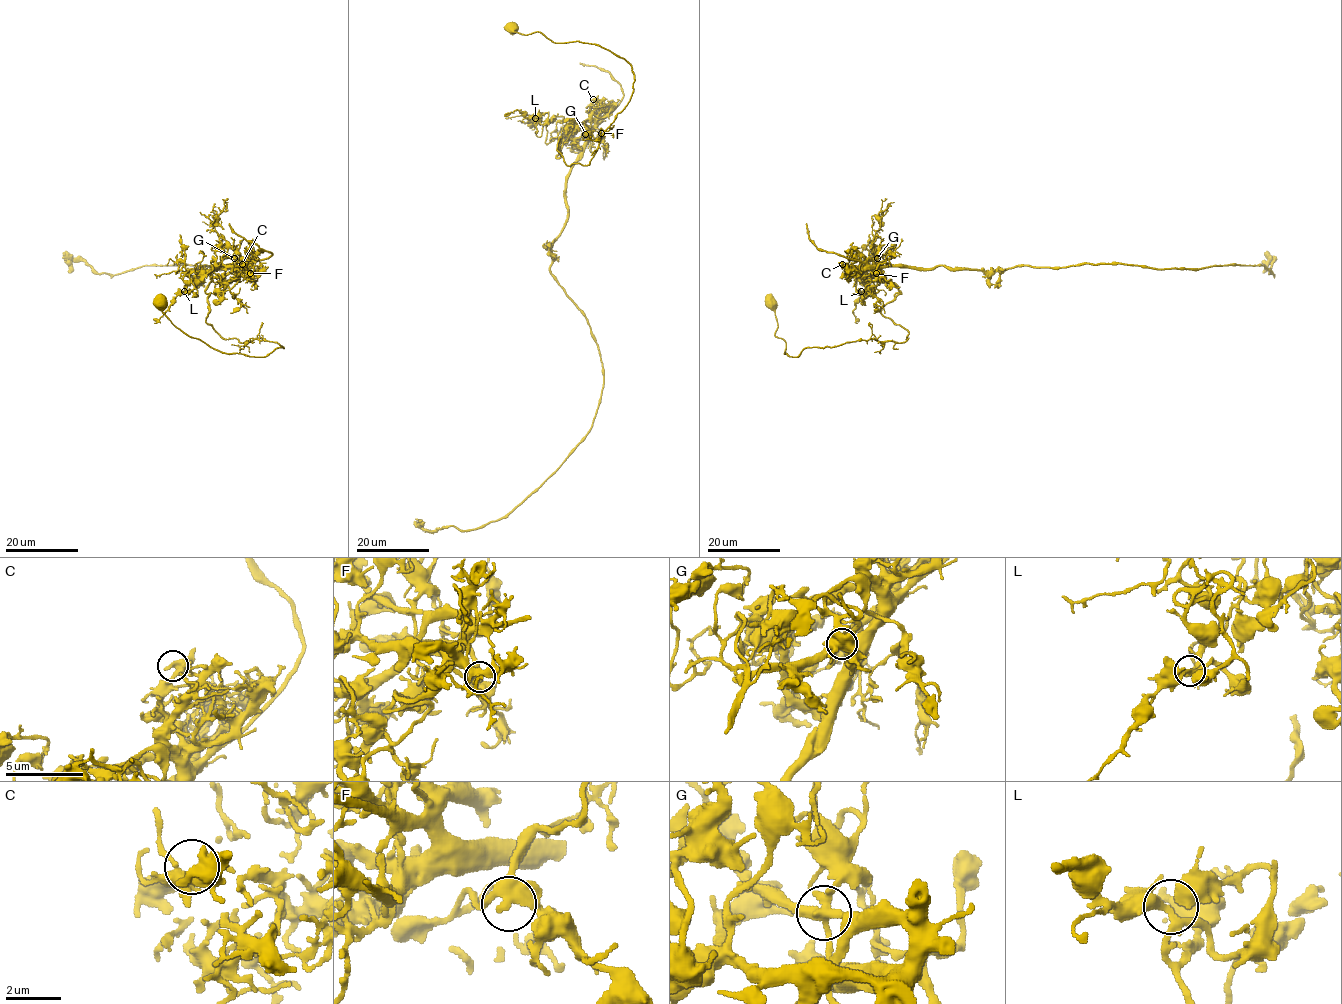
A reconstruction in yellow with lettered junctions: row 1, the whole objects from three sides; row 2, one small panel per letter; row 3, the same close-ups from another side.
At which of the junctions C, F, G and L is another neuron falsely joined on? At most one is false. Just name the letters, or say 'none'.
G

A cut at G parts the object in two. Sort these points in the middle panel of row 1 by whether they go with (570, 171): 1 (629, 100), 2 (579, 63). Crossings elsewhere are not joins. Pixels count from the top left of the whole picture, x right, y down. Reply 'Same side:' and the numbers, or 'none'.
Same side: 2

